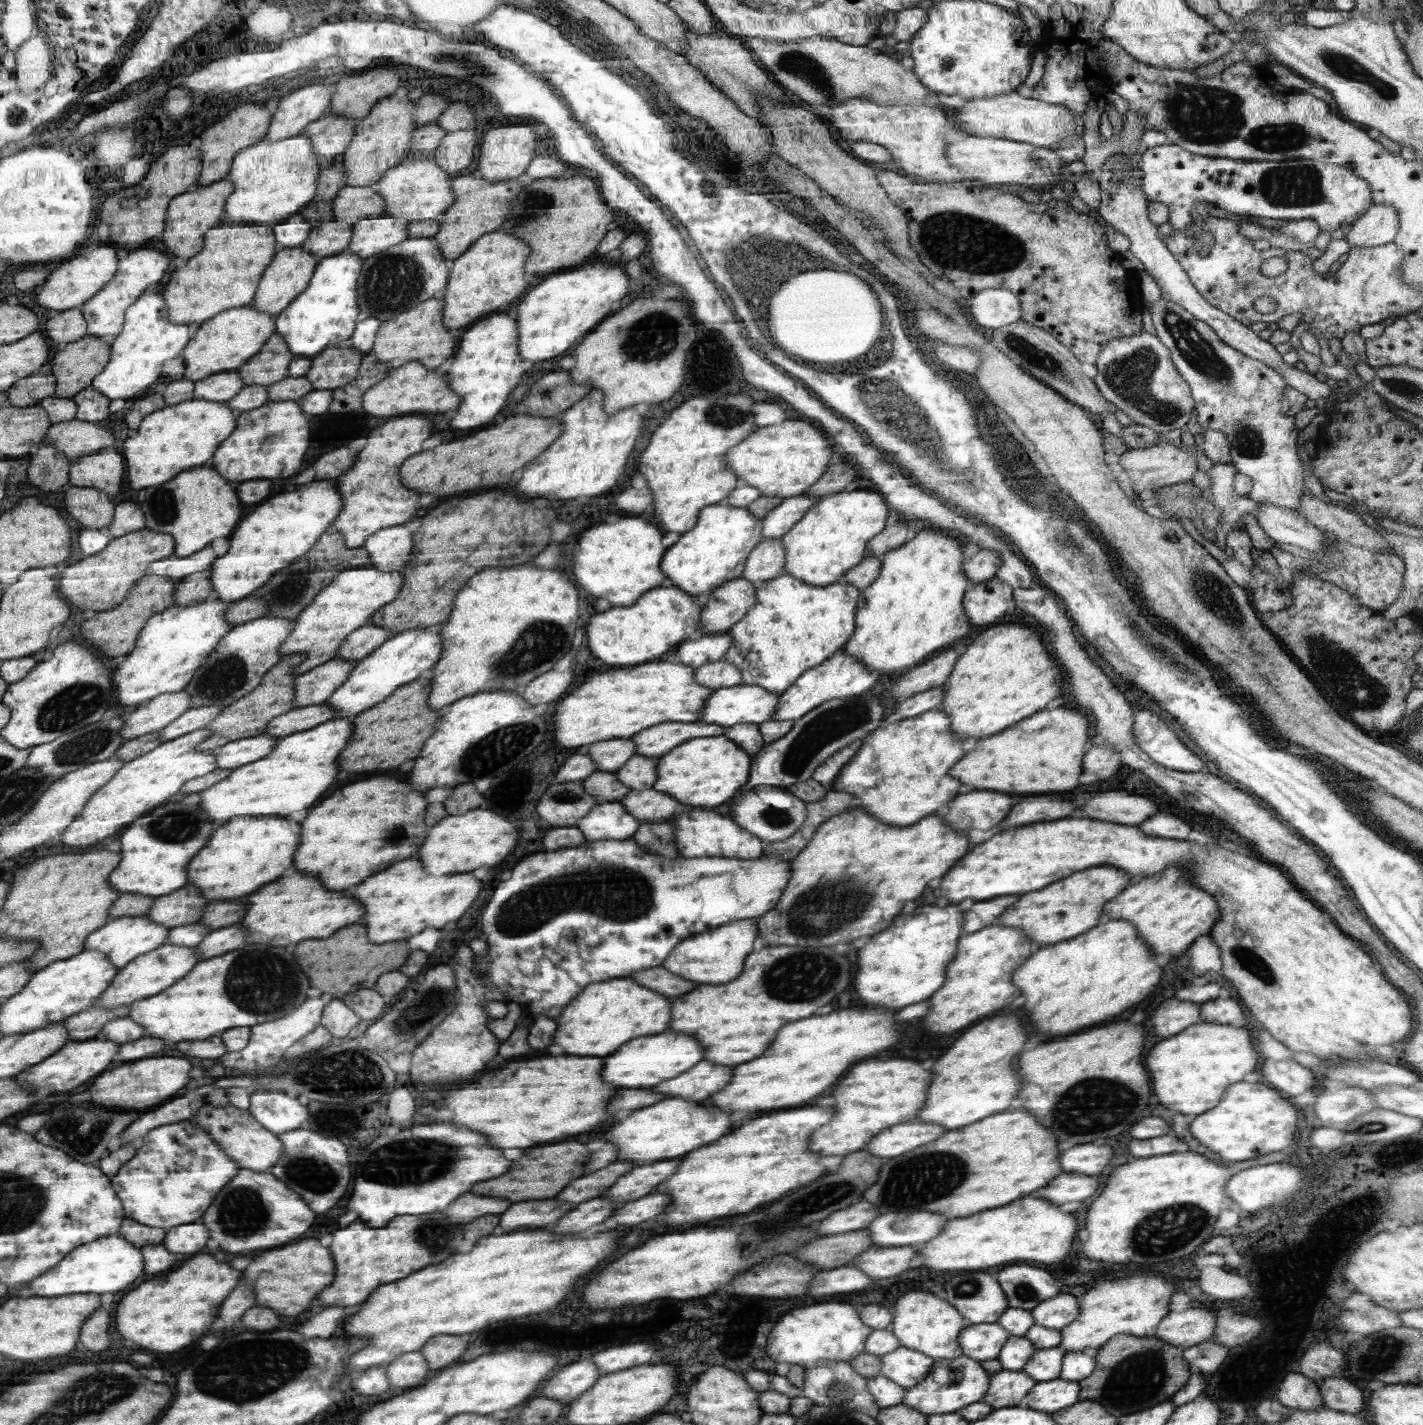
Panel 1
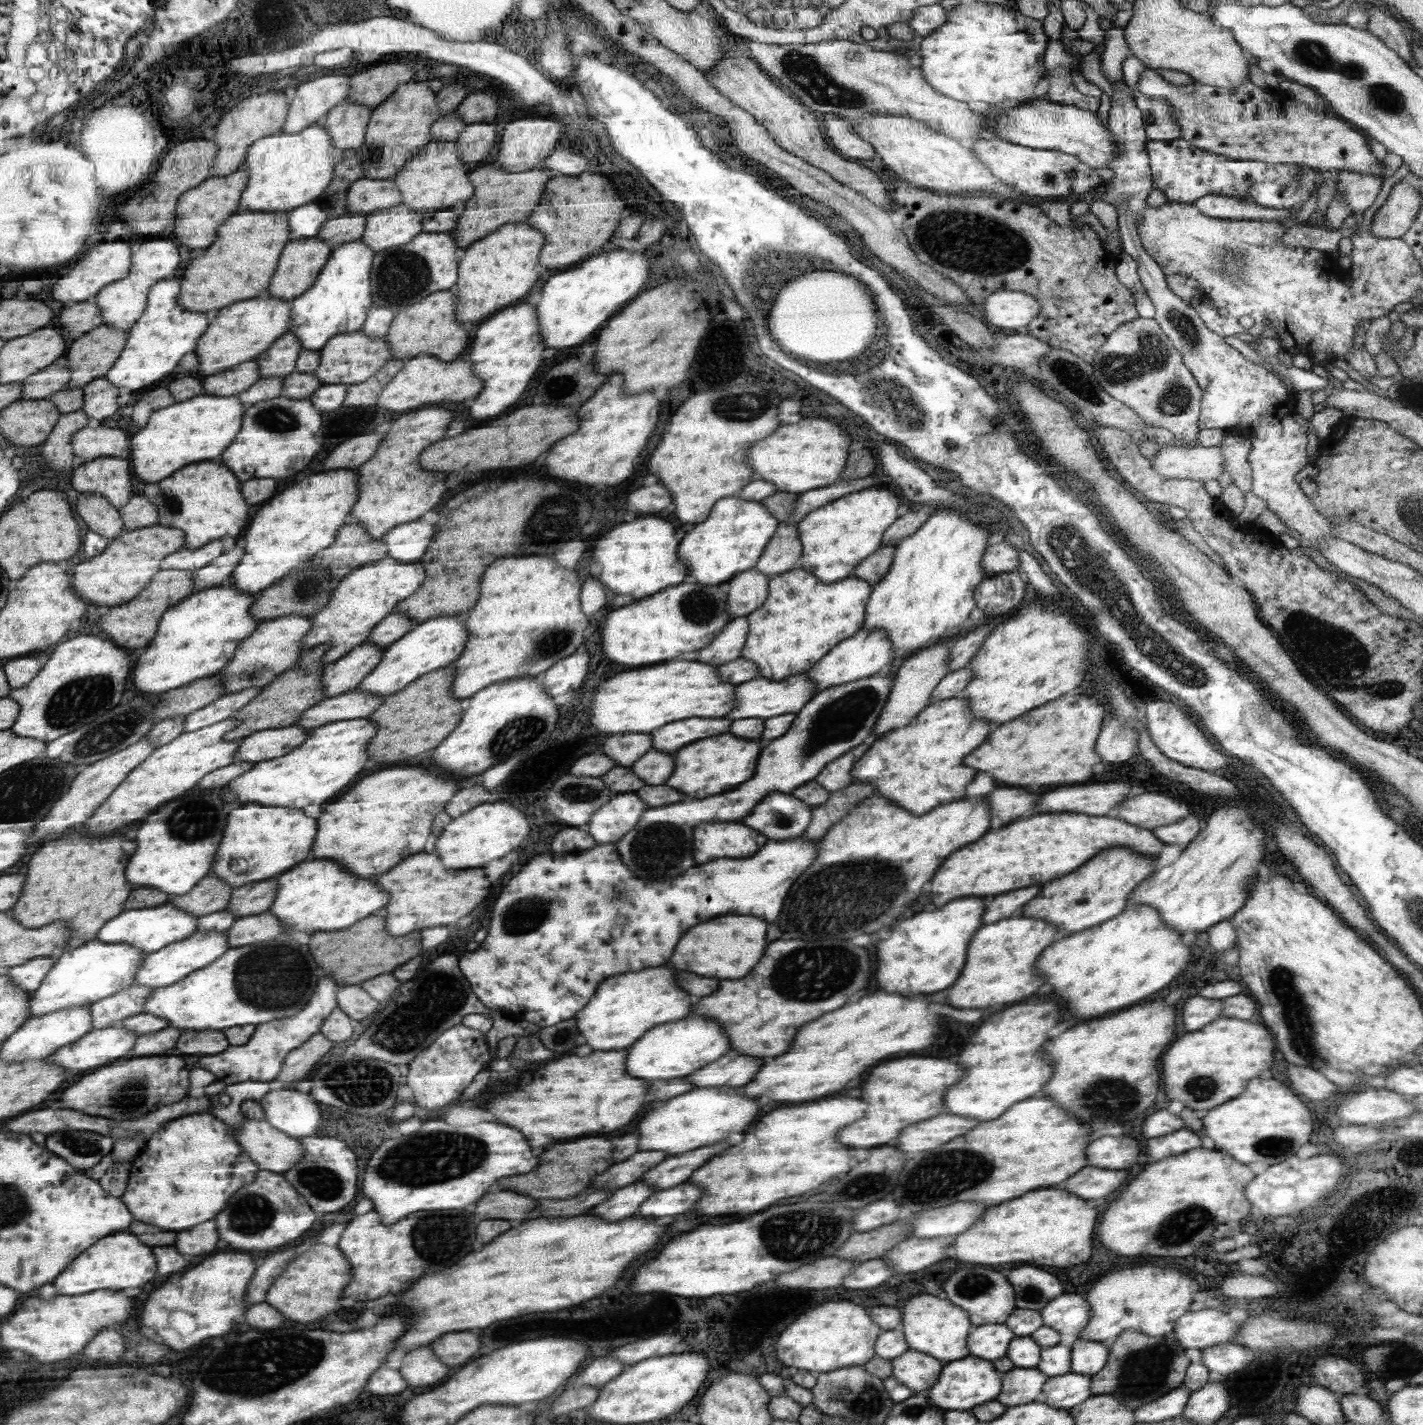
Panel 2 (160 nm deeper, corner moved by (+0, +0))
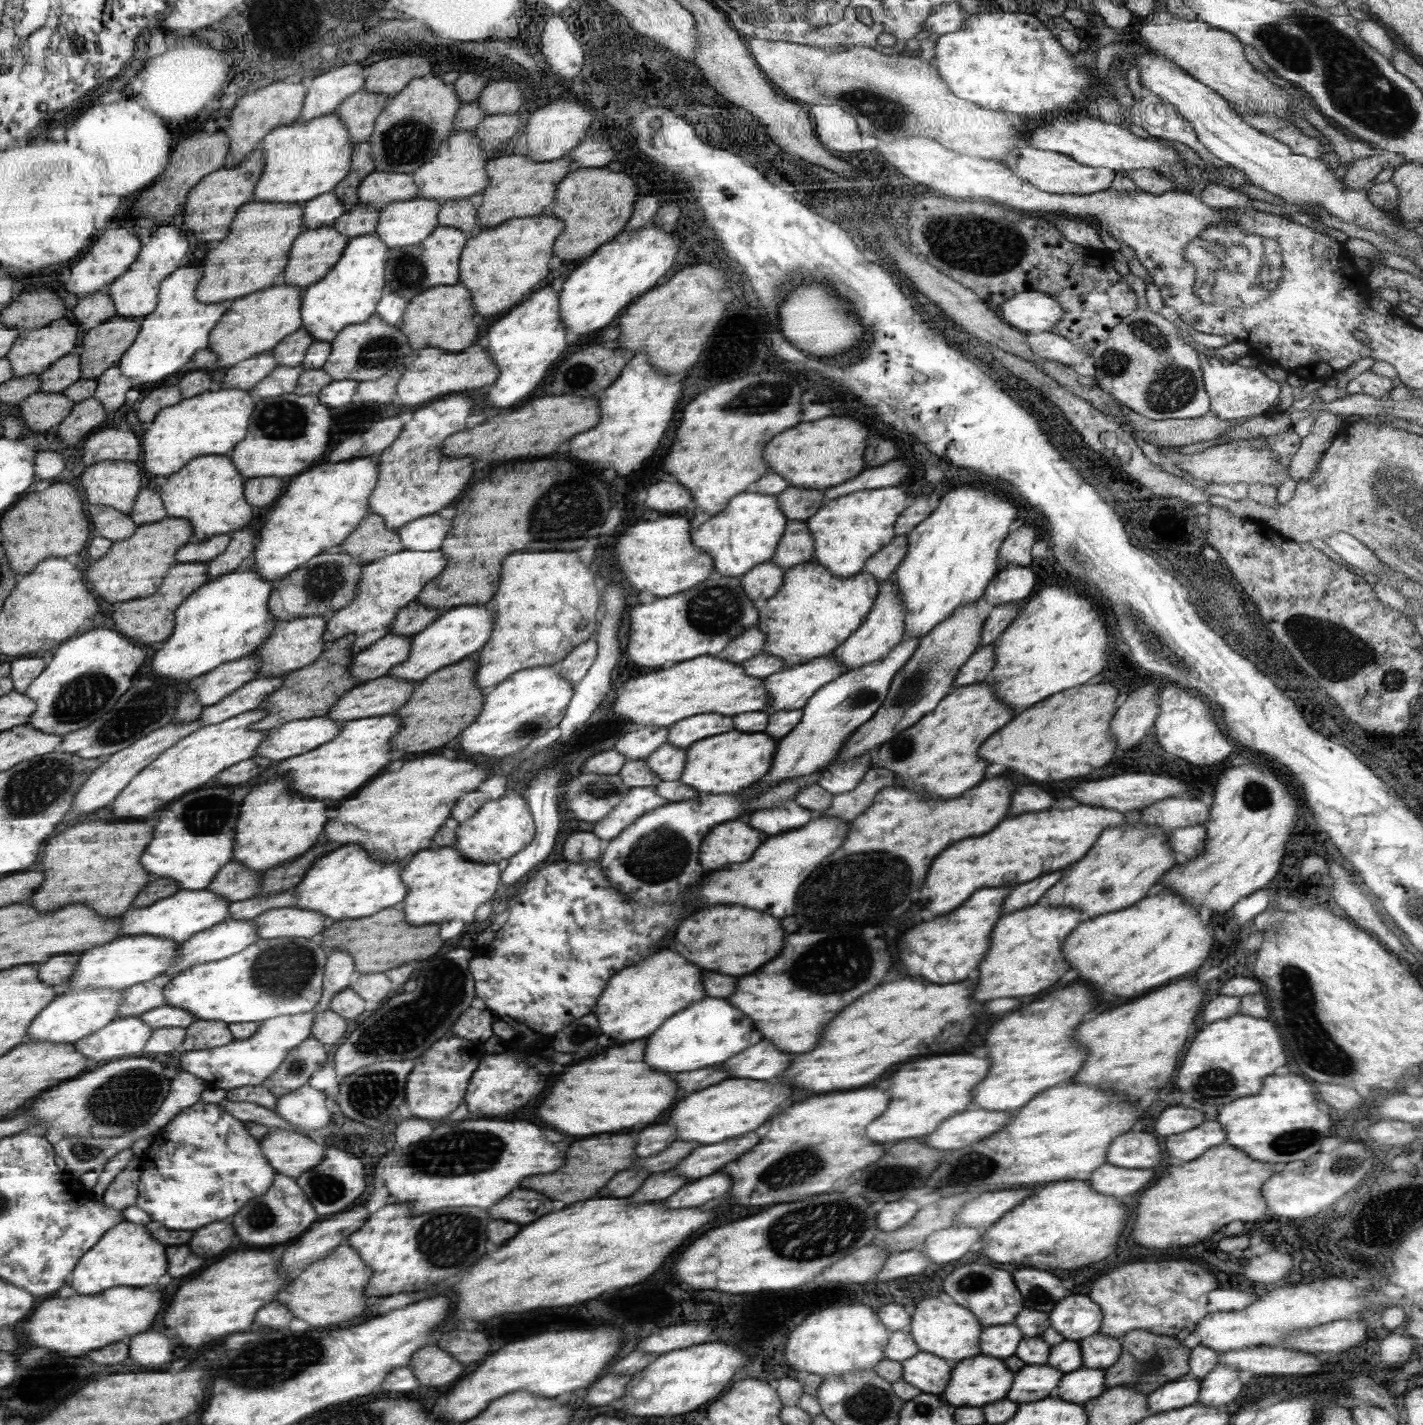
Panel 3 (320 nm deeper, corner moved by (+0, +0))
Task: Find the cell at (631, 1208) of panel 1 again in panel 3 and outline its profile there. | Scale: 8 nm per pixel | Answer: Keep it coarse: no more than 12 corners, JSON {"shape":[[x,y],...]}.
{"shape":[[728,1174],[686,1184],[666,1200],[672,1208],[702,1206],[730,1190]]}

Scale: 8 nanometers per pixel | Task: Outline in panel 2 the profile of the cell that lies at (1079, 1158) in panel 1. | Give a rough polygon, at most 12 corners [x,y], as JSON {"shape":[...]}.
{"shape":[[1102,1136],[1088,1146],[1092,1166],[1122,1170],[1136,1164],[1140,1142]]}

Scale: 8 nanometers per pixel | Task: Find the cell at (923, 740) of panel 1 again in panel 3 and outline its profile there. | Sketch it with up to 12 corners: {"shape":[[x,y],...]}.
{"shape":[[990,684],[952,689],[871,767],[942,798],[982,782],[1014,718]]}

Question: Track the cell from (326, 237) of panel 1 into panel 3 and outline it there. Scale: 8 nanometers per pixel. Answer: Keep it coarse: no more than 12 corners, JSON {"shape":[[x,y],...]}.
{"shape":[[354,205],[333,227],[349,239],[373,234],[379,211]]}

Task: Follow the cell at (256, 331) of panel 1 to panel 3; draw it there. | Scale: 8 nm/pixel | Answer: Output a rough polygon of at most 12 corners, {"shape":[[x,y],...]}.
{"shape":[[281,281],[231,302],[210,334],[218,366],[271,352],[304,325]]}

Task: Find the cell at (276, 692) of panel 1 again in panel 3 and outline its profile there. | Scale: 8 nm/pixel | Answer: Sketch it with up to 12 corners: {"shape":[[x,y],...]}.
{"shape":[[352,635],[327,644],[312,665],[288,673],[252,726],[329,714],[359,682]]}

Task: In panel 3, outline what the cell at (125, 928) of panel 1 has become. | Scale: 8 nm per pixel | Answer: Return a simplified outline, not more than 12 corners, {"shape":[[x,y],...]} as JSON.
{"shape":[[180,889],[128,910],[122,936],[182,943],[229,918],[230,901]]}

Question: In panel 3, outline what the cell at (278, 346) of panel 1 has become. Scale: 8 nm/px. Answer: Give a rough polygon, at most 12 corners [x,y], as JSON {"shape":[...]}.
{"shape":[[304,327],[271,352],[278,365],[298,366],[315,338]]}

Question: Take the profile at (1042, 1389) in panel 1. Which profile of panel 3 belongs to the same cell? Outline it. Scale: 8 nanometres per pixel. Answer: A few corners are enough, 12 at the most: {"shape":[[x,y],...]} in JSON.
{"shape":[[1086,1367],[1062,1376],[1062,1400],[1084,1404],[1105,1389],[1105,1369]]}

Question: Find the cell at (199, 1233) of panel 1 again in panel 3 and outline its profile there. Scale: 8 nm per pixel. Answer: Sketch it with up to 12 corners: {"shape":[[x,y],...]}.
{"shape":[[212,1222],[194,1232],[190,1248],[204,1256],[220,1254],[235,1242],[230,1222]]}

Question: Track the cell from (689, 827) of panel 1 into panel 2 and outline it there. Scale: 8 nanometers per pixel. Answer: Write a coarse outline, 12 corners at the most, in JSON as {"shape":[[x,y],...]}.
{"shape":[[738,822],[694,828],[696,864],[753,857],[768,838]]}

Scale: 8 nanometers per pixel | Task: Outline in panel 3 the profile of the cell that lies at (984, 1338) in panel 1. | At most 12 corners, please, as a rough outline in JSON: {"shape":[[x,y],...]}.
{"shape":[[1014,1323],[988,1326],[980,1348],[988,1356],[1006,1358],[1016,1352],[1022,1334]]}

